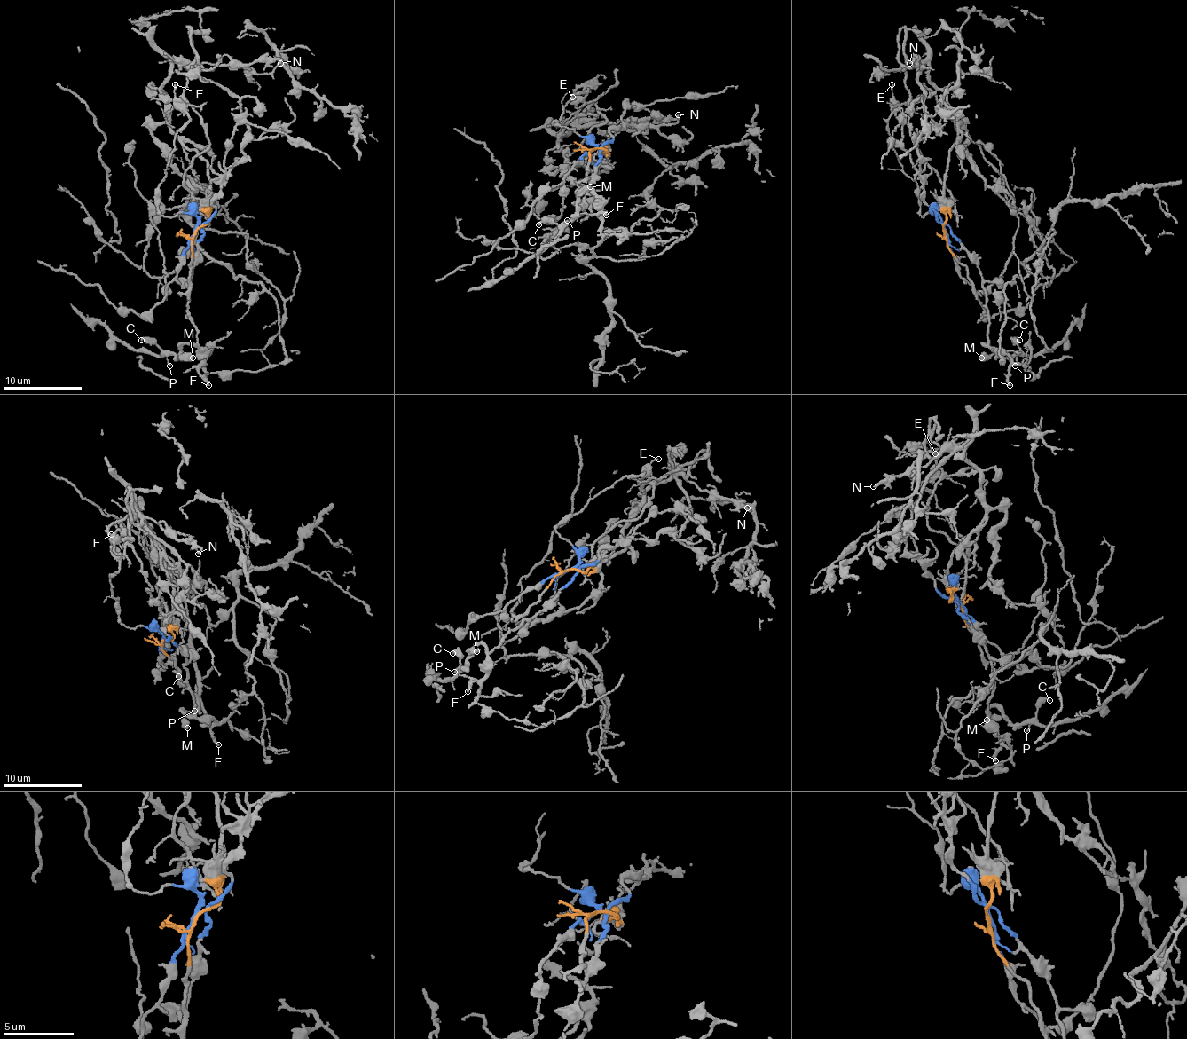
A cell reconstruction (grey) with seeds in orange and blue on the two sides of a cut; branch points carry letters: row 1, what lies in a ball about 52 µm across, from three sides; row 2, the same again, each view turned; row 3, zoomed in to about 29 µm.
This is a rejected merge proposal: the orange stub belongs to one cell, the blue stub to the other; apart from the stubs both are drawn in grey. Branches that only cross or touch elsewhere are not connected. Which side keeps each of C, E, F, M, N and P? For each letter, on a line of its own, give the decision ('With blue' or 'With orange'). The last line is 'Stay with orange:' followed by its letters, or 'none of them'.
C: With blue
E: With blue
F: With blue
M: With blue
N: With orange
P: With blue
Stay with orange: N

